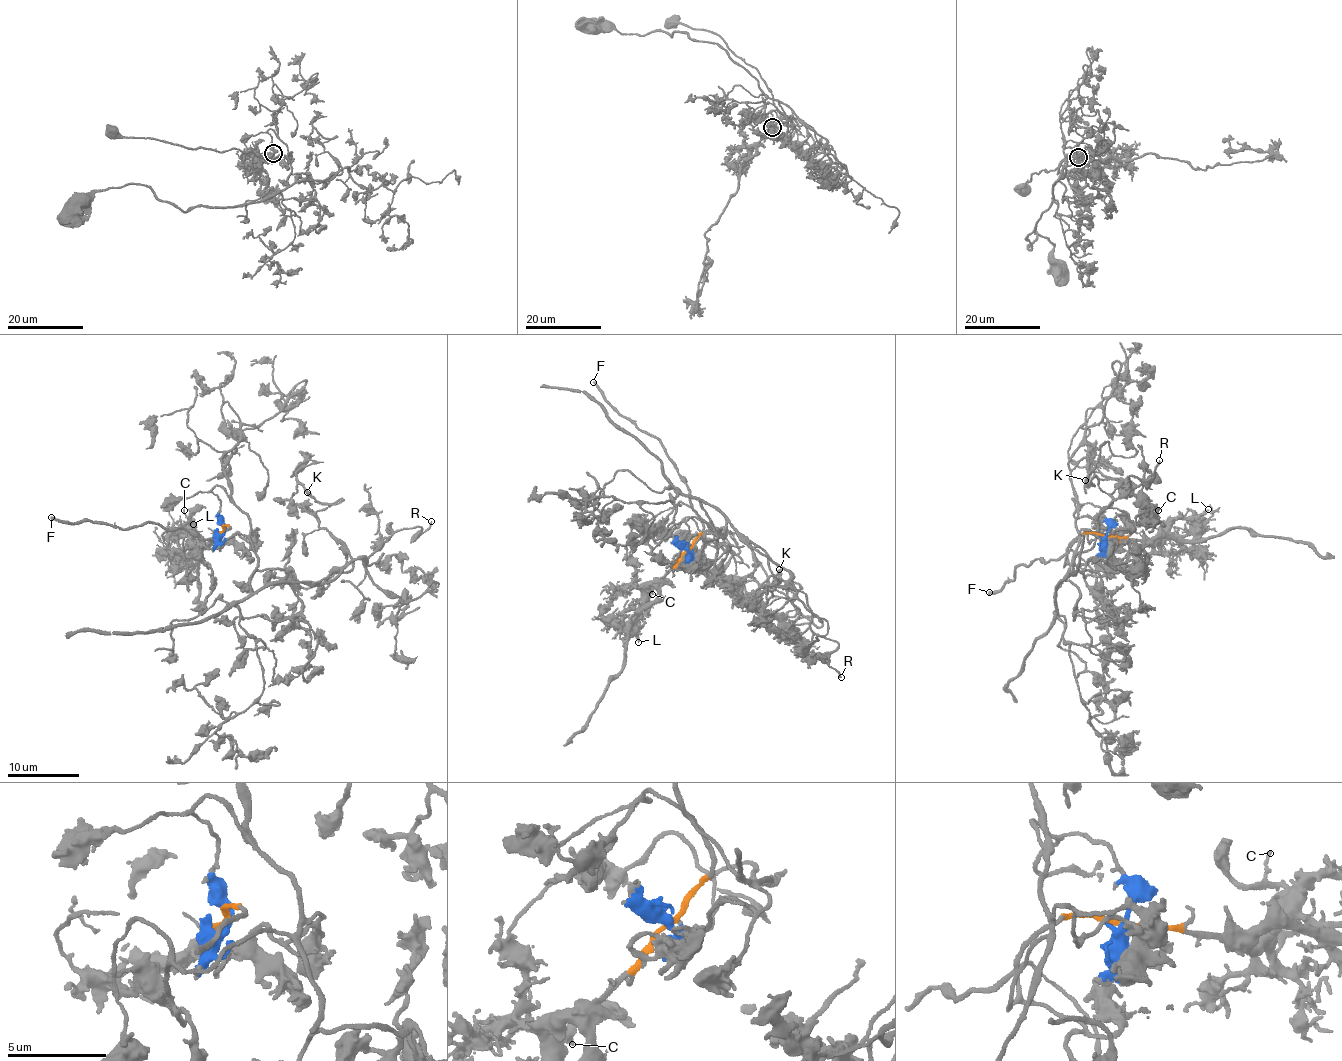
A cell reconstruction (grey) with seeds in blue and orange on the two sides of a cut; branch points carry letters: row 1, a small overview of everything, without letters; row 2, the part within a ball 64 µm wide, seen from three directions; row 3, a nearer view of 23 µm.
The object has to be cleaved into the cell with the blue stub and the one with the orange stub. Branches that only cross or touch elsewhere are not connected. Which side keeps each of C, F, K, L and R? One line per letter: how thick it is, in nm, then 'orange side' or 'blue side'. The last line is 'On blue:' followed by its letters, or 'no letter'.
C: calibre 130 nm; orange side
F: calibre 260 nm; orange side
K: calibre 220 nm; blue side
L: calibre 240 nm; orange side
R: calibre 180 nm; blue side
On blue: K, R

